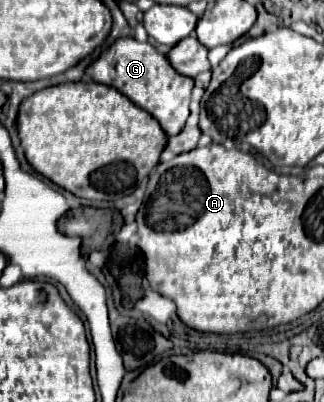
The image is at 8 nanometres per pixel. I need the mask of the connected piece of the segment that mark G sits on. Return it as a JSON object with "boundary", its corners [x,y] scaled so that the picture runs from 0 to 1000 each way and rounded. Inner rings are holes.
{"boundary":[[[367,95],[324,129],[312,129],[299,149],[287,149],[262,169],[262,184],[287,204],[361,219],[410,259],[460,279],[497,308],[515,338],[552,333],[552,323],[571,313],[583,294],[583,249],[590,249],[596,199],[540,179],[522,164],[515,139],[485,129],[485,119],[466,104],[423,104],[417,95]]]}

